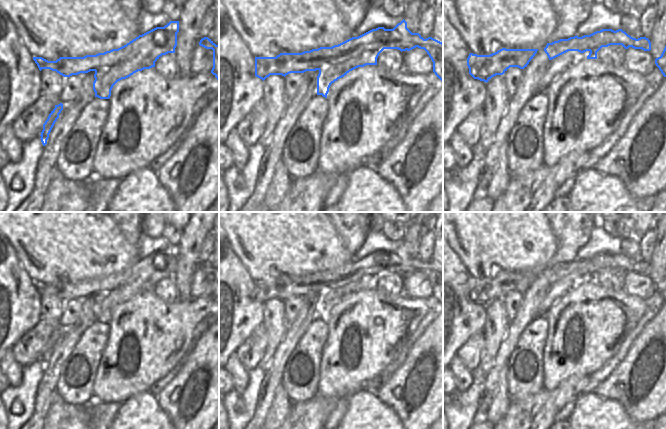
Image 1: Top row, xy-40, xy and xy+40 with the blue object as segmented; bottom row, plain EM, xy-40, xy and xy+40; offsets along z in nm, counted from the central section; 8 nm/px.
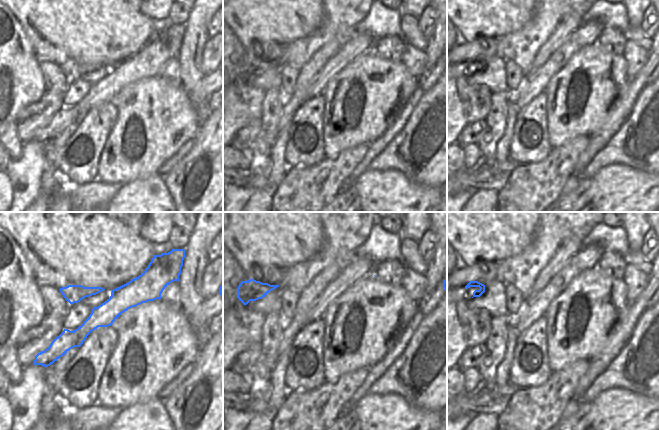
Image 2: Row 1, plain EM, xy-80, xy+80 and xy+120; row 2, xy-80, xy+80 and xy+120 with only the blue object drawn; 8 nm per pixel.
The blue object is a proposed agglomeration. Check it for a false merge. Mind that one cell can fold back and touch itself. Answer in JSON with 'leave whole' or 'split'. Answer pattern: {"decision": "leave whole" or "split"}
{"decision": "split"}

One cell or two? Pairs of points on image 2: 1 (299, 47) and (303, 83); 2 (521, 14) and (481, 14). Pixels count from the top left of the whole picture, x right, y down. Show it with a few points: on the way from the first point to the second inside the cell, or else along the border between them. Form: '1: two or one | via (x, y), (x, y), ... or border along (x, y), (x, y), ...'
1: two | border along (316, 51), (299, 71)
2: one | via (511, 14), (491, 14)

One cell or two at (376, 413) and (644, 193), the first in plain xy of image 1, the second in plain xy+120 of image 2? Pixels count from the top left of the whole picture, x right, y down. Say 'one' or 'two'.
one

